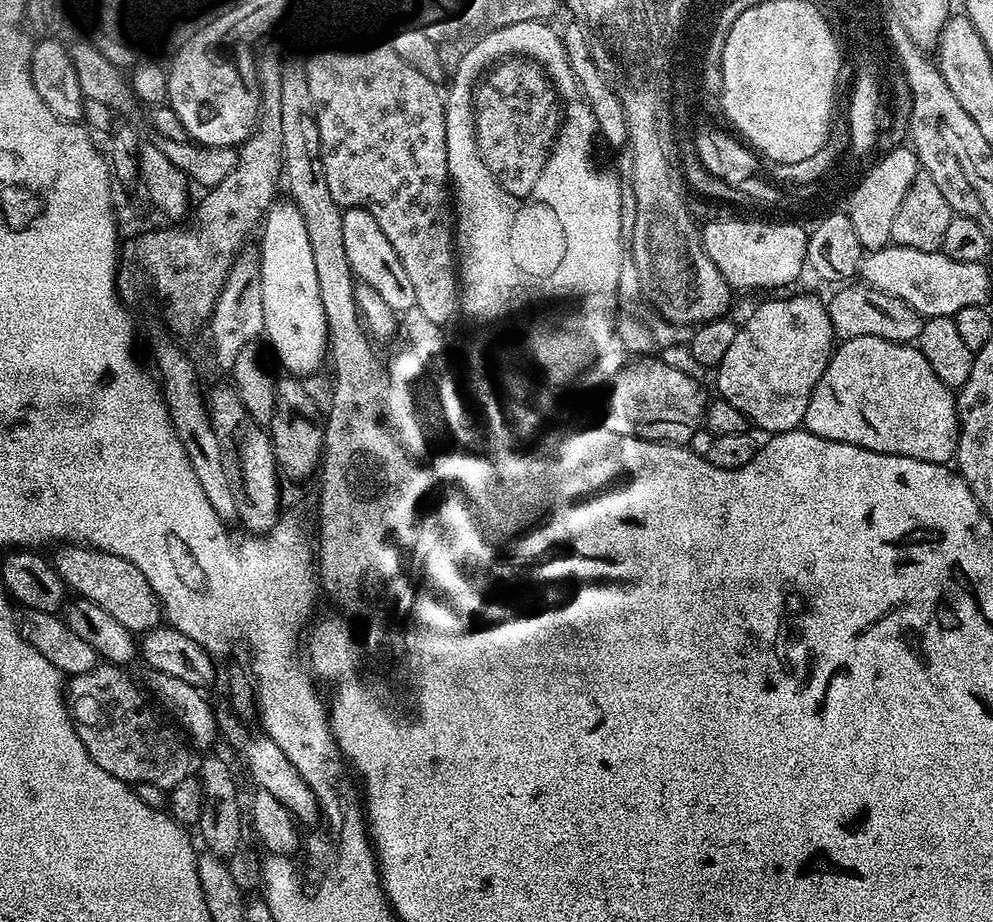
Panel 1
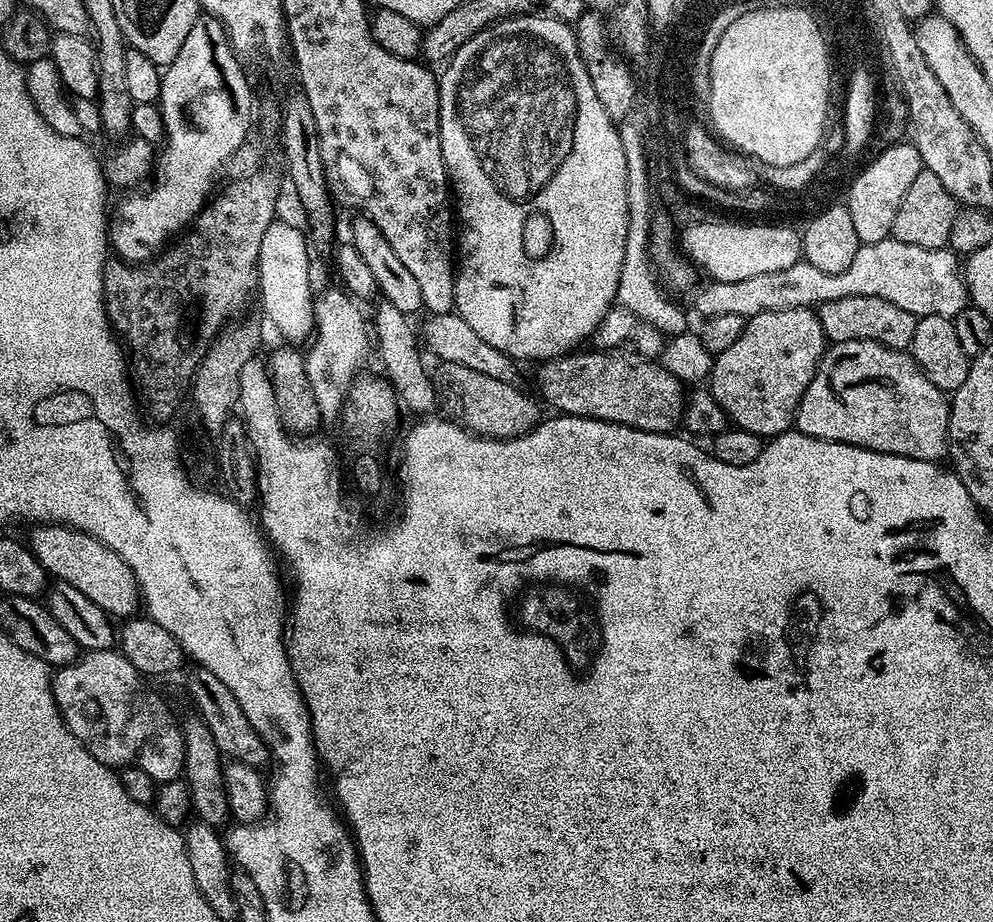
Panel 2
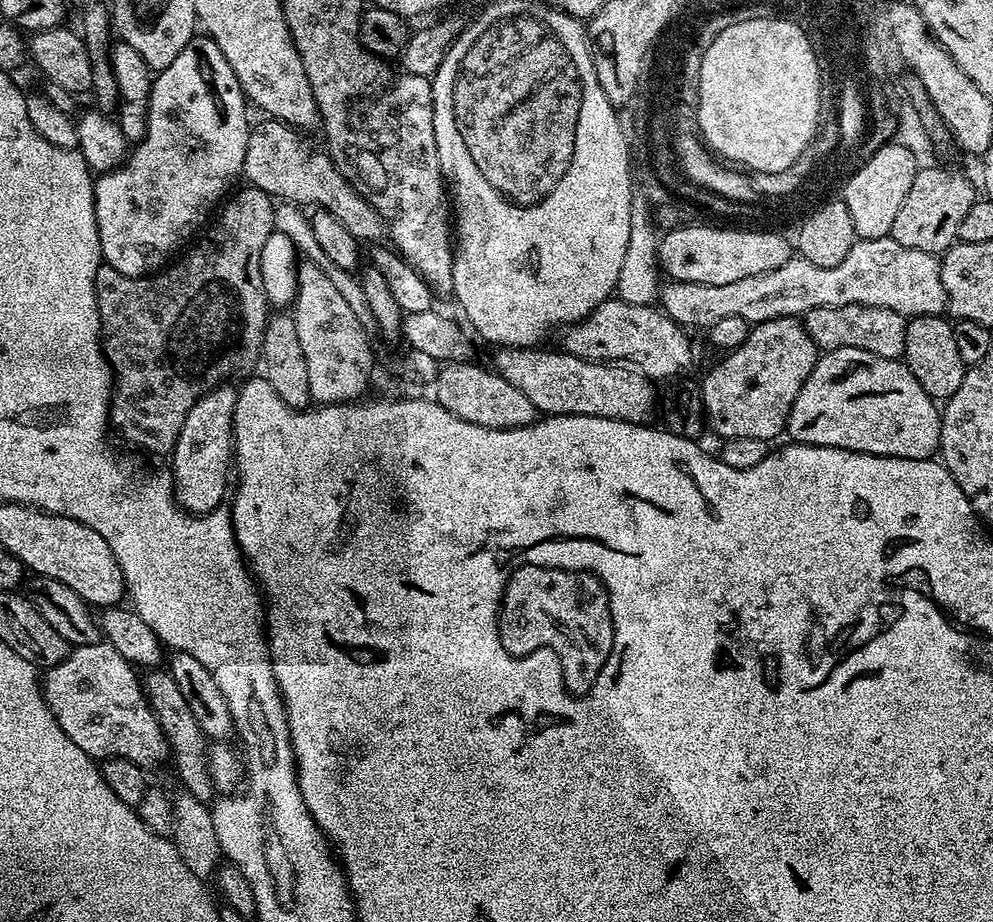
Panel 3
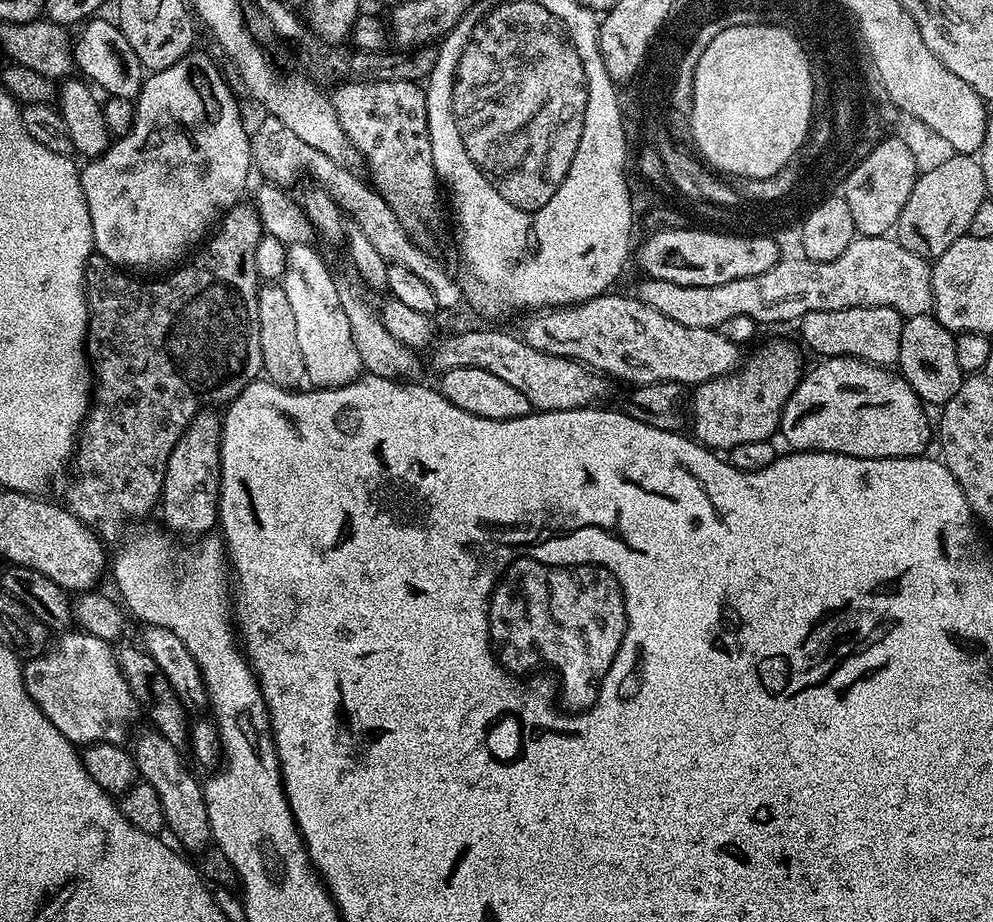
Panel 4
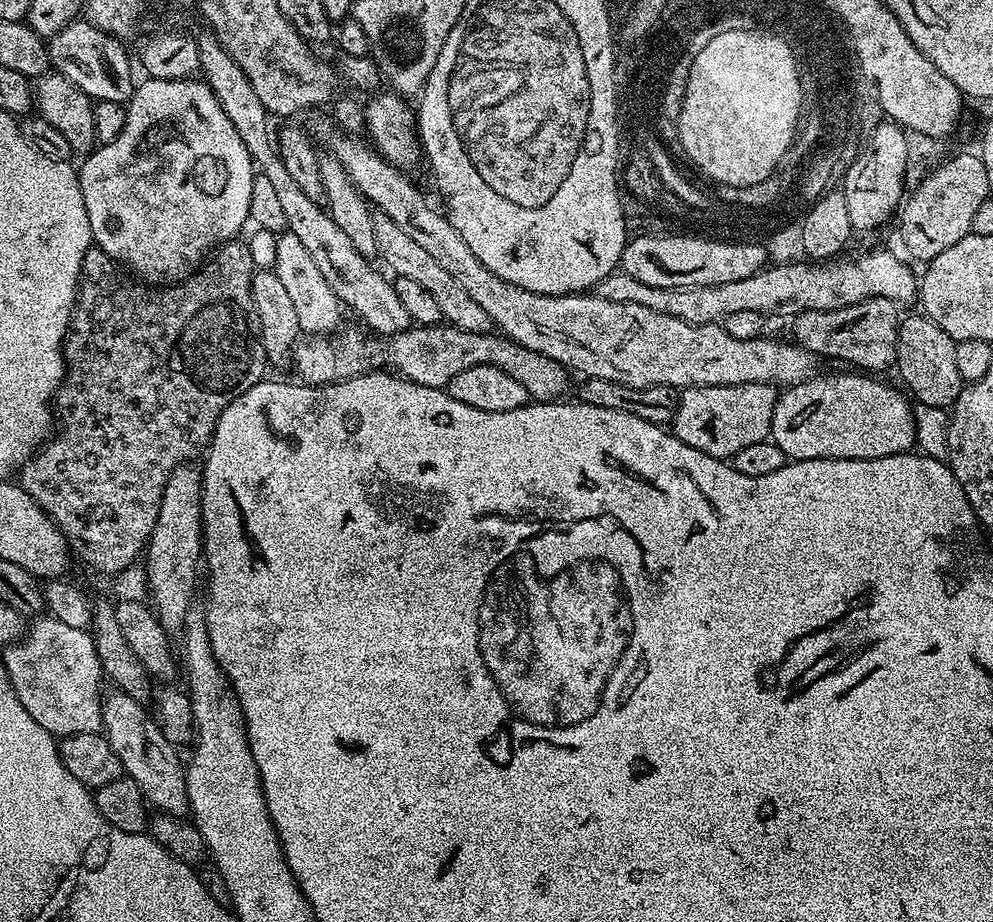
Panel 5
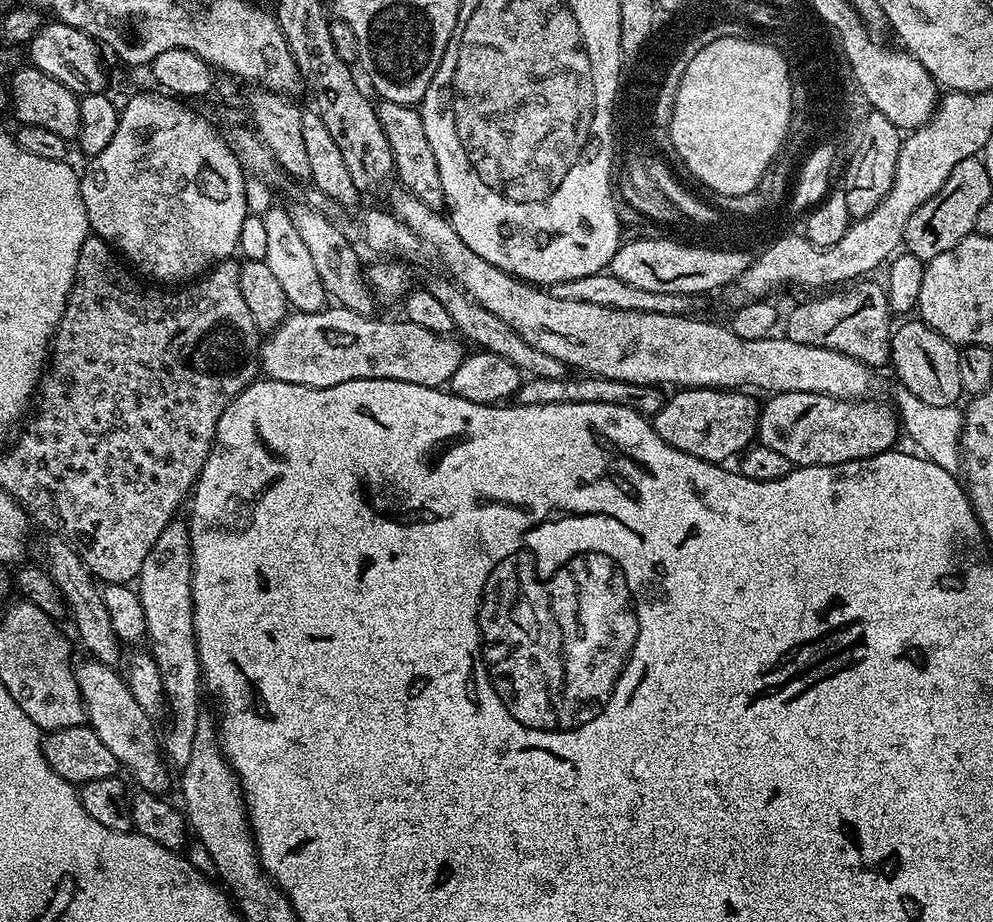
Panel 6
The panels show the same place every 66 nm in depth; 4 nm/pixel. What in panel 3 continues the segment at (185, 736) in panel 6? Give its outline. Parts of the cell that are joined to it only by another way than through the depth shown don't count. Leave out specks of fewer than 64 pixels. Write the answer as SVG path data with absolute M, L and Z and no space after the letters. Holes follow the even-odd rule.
M231 383L212 388L186 414L182 430L170 453L172 468L172 487L176 494L176 503L186 512L203 514L212 512L225 503L224 491L228 488L228 468L234 464L234 441L232 423L236 409L237 389Z

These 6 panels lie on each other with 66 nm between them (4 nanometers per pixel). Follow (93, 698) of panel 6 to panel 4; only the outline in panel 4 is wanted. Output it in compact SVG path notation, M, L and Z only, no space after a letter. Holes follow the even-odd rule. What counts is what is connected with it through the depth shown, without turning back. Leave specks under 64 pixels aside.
M147 730L136 740L134 755L136 758L136 771L139 779L149 784L158 794L158 802L162 802L162 814L167 831L176 835L175 843L181 849L189 848L197 854L203 853L212 840L210 818L206 814L204 790L201 781L192 777L190 769L184 765L181 749L170 746L166 738L155 730Z

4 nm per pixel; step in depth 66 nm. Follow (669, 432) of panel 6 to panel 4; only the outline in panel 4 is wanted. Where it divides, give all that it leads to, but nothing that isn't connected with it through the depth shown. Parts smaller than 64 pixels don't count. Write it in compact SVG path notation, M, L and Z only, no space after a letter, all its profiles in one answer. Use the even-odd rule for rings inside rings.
M768 340L736 371L695 385L690 417L695 439L713 450L742 446L742 442L772 440L780 427L782 410L806 371L806 364L800 361L801 349L797 348L788 340Z

